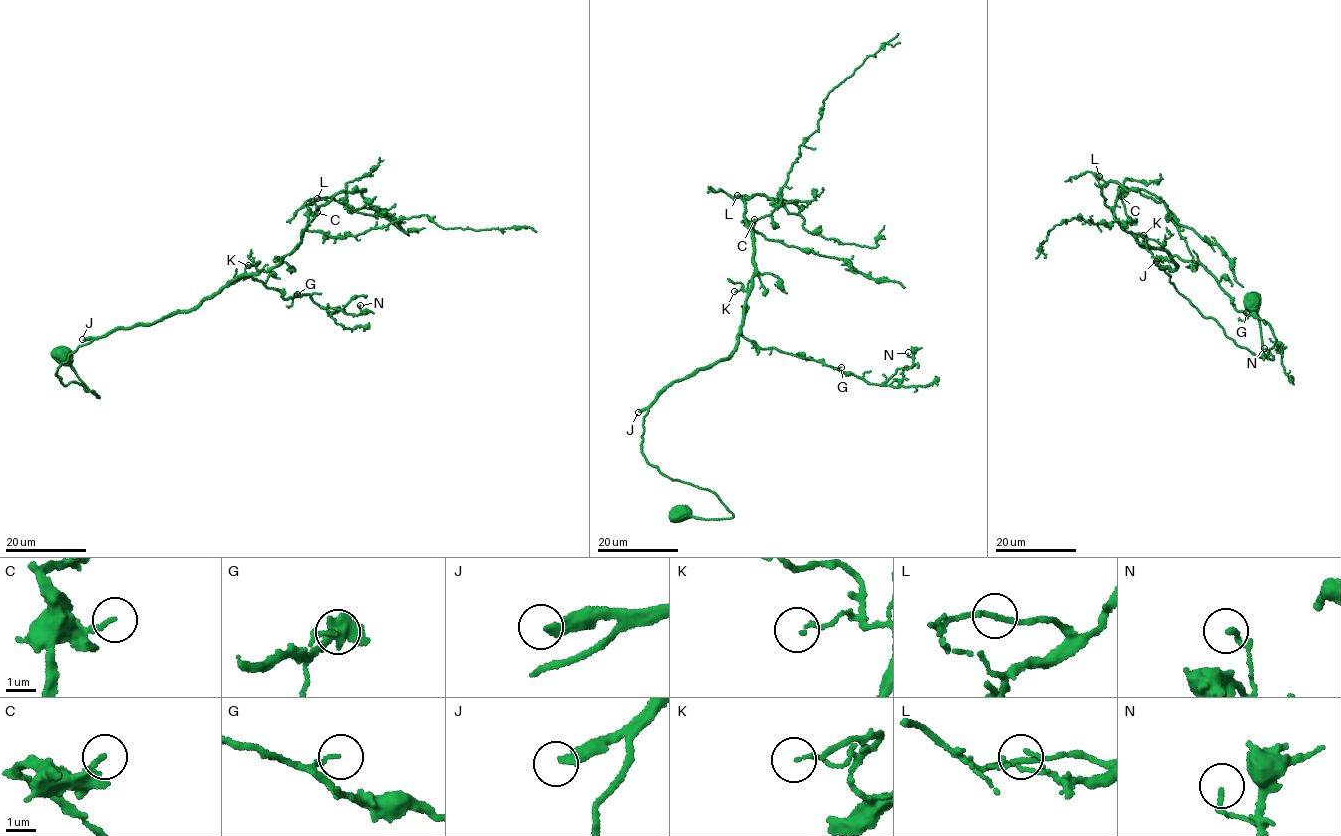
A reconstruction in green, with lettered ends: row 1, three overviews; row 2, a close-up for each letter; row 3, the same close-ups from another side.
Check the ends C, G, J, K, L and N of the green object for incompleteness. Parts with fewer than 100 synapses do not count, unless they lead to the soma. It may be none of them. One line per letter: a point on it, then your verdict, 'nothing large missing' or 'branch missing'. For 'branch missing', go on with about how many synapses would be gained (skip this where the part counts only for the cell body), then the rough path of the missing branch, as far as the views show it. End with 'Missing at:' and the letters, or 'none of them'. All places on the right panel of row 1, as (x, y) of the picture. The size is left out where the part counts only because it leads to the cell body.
C: at (1121, 196); nothing large missing
G: at (1246, 312); nothing large missing
J: at (1156, 261); branch missing; about 400 synapses
K: at (1143, 235); nothing large missing
L: at (1099, 176); nothing large missing
N: at (1264, 348); nothing large missing
Missing at: J

